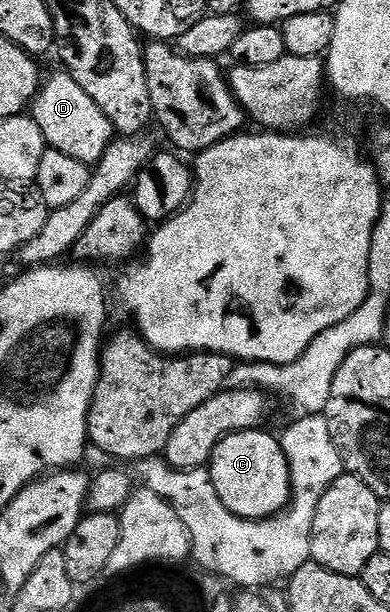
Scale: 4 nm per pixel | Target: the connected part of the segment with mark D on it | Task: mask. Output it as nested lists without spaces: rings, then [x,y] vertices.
[[[65,72],[54,74],[41,83],[32,103],[32,117],[40,132],[44,132],[49,149],[59,150],[64,156],[73,156],[87,164],[98,163],[116,137],[114,125],[100,108],[96,108],[96,100],[92,100],[92,96],[88,96],[88,92]]]

